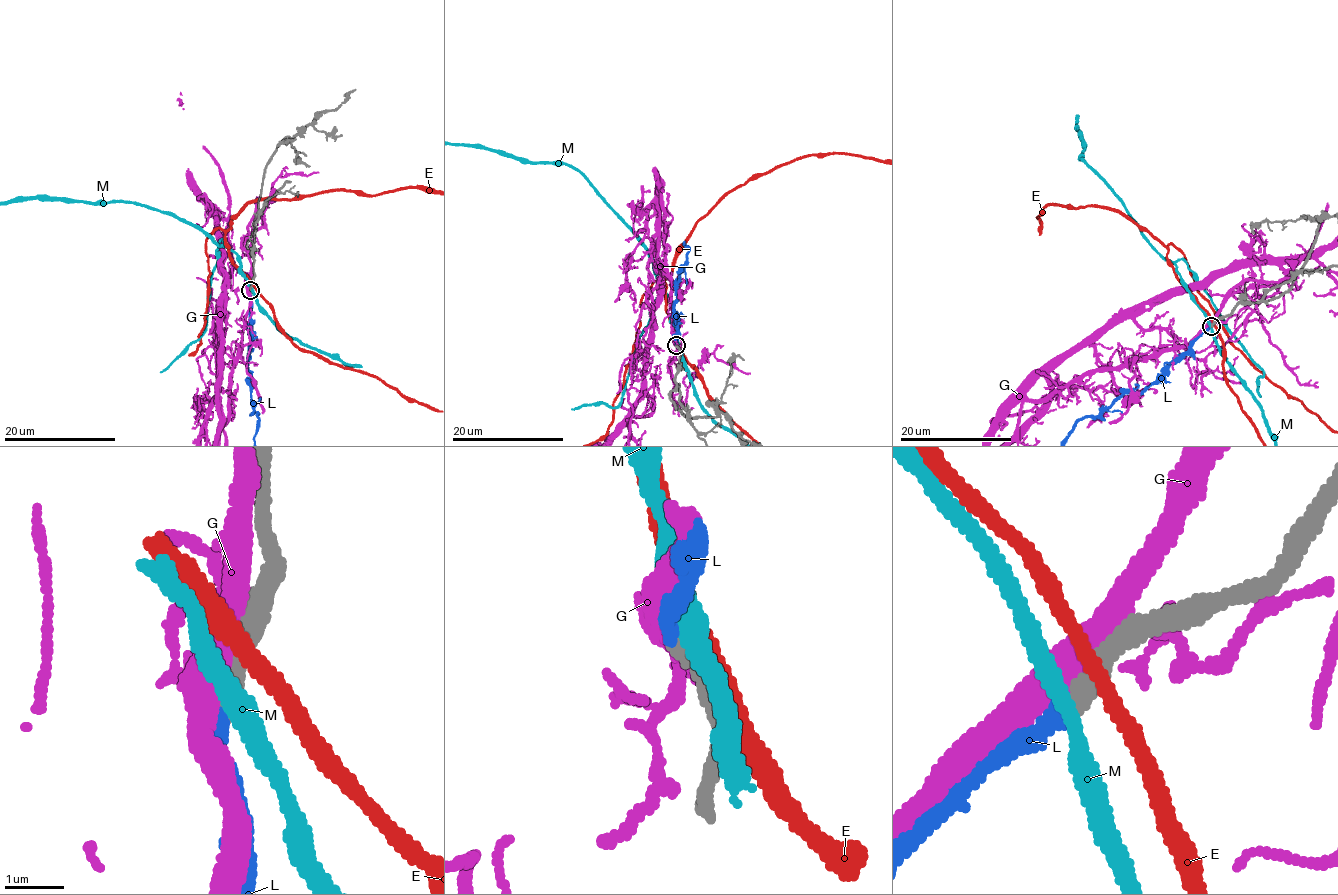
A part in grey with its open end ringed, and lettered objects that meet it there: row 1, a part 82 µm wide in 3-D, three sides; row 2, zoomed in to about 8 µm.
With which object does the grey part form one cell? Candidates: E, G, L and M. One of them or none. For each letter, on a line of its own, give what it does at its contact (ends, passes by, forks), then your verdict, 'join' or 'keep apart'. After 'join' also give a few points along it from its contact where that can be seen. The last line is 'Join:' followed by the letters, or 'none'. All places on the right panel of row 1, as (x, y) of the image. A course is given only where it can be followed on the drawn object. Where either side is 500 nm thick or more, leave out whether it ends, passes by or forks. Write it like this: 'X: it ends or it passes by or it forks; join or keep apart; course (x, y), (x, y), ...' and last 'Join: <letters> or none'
E: it passes by; keep apart
G: it forks; keep apart
L: it ends; join
M: it passes by; keep apart
Join: L

